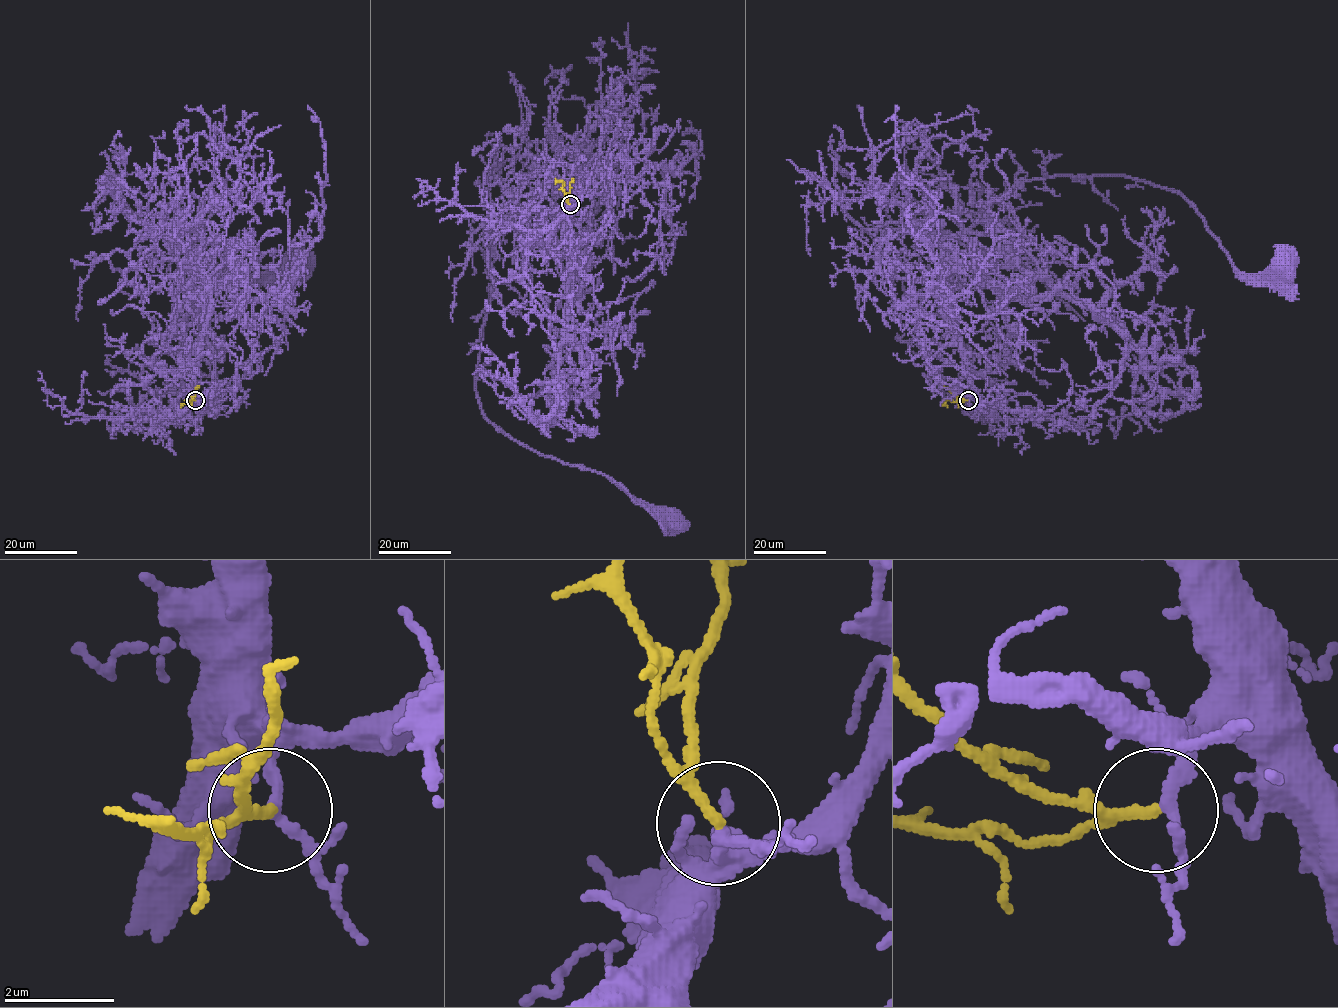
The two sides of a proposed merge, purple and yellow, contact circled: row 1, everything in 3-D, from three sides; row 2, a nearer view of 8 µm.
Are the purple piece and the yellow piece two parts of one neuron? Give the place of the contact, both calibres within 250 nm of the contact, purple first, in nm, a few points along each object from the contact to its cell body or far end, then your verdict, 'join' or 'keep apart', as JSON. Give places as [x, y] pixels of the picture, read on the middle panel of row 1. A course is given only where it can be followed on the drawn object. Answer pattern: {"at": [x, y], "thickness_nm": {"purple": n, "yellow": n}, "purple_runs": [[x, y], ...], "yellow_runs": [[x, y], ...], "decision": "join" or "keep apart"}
{"at": [570, 204], "thickness_nm": {"purple": 200, "yellow": 150}, "purple_runs": [[569, 205], [583, 178], [550, 180], [492, 233], [476, 381], [482, 412], [531, 450], [607, 476], [669, 514]], "yellow_runs": [[569, 204], [563, 182], [556, 184]], "decision": "join"}

